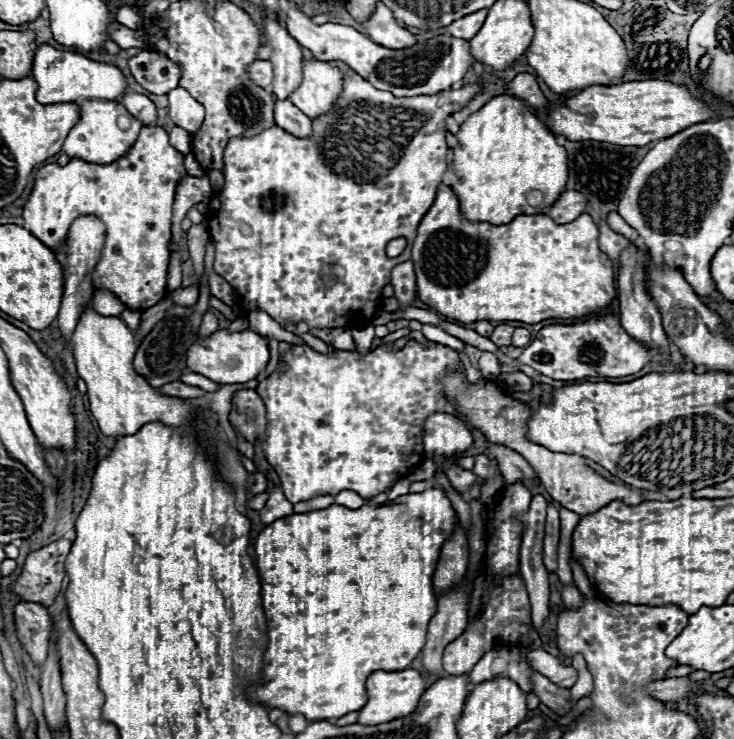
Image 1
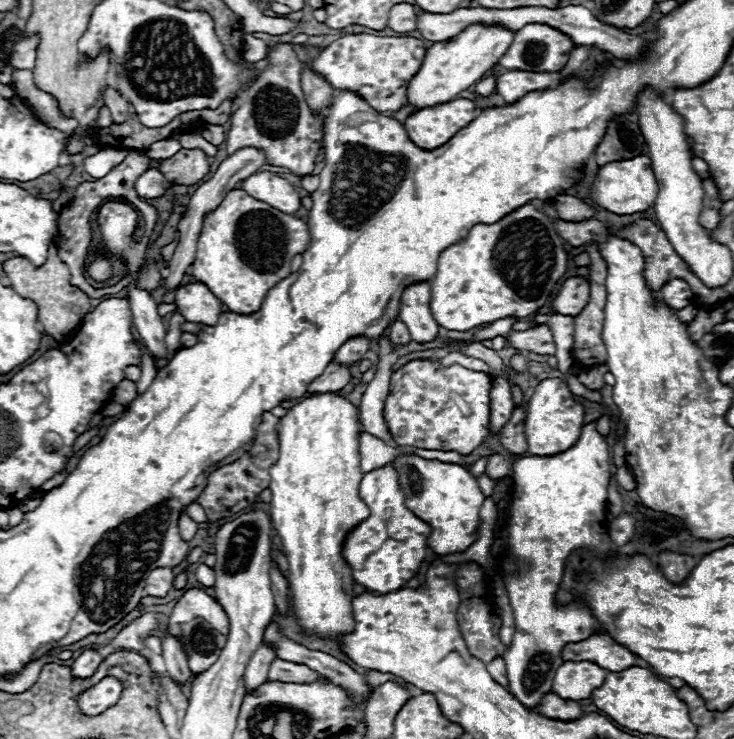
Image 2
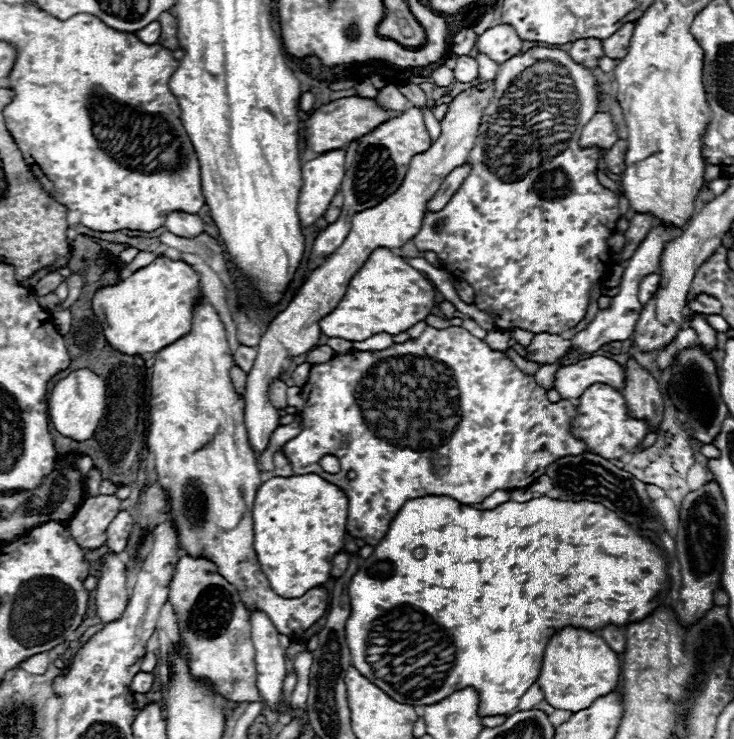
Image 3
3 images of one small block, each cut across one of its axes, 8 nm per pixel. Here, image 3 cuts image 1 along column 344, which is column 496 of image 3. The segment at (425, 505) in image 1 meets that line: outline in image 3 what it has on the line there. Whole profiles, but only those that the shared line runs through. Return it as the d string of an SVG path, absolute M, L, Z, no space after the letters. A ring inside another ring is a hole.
M422 496L408 500L398 514L394 516L388 534L374 548L374 554L366 560L360 560L358 572L348 584L348 594L352 600L352 616L348 618L346 640L352 656L352 666L366 676L372 684L392 696L396 702L410 706L428 706L444 700L458 688L474 686L480 692L480 714L498 716L510 714L524 692L538 680L542 670L542 660L550 638L564 626L584 628L596 632L608 624L626 628L630 622L644 620L658 606L664 604L670 590L670 576L666 574L666 560L662 550L648 538L640 536L626 520L616 512L608 510L598 502L570 502L570 500L552 500L548 496L532 498L528 502L504 502L494 510L478 510L468 504L460 504L450 496Z

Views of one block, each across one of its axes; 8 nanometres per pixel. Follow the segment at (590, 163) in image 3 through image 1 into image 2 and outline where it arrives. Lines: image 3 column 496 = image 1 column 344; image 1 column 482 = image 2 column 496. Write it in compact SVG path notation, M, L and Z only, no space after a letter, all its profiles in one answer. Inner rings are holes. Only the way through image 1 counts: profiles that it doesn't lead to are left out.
M506 70L498 76L496 92L508 102L516 102L526 96L530 90L544 90L556 84L556 74L550 72L520 72L520 70Z

